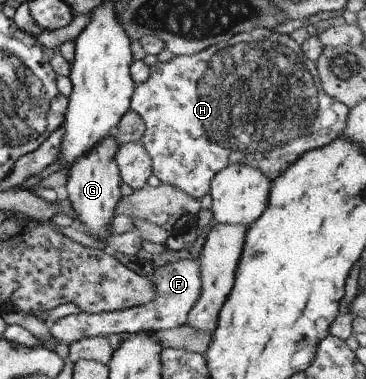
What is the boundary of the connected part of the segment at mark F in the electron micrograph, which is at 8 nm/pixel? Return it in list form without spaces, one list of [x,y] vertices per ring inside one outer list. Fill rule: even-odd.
[[[182,259],[170,261],[153,267],[150,281],[153,284],[155,296],[146,304],[126,310],[103,312],[100,314],[80,313],[58,319],[50,329],[50,335],[56,343],[70,346],[76,341],[97,336],[120,335],[120,333],[136,334],[141,332],[156,332],[181,327],[186,321],[190,309],[201,295],[200,259]]]

